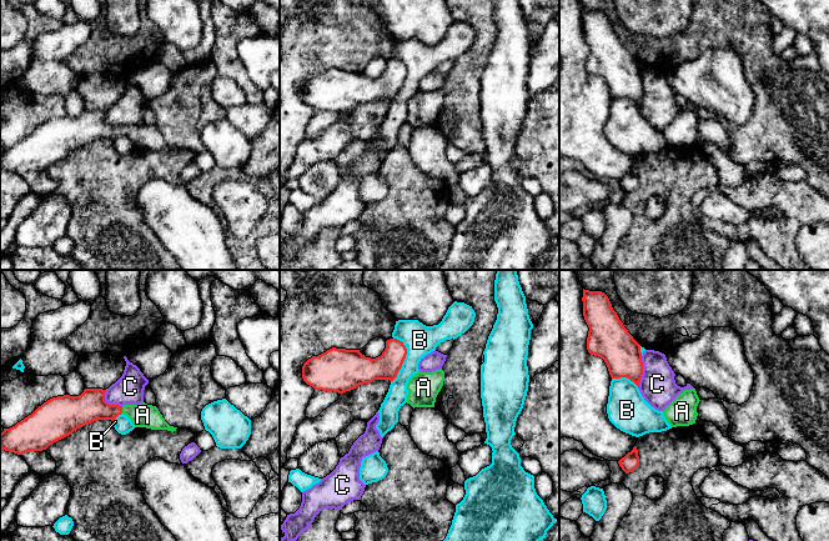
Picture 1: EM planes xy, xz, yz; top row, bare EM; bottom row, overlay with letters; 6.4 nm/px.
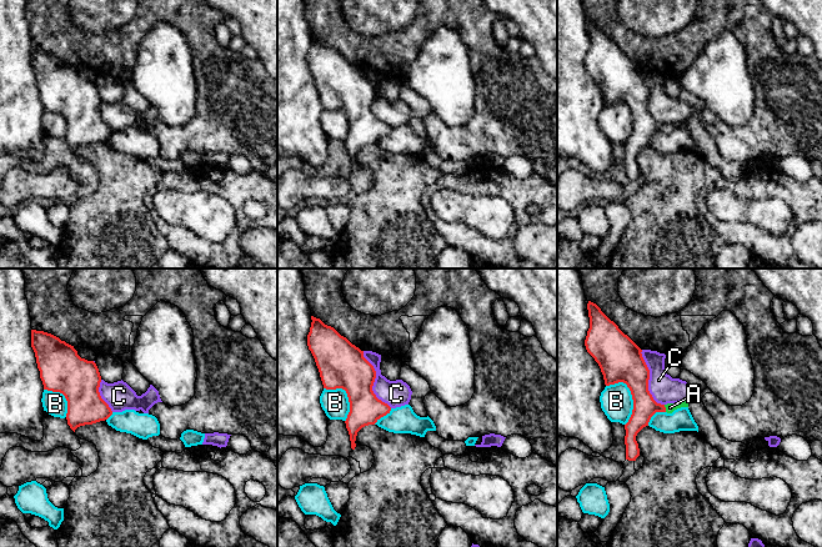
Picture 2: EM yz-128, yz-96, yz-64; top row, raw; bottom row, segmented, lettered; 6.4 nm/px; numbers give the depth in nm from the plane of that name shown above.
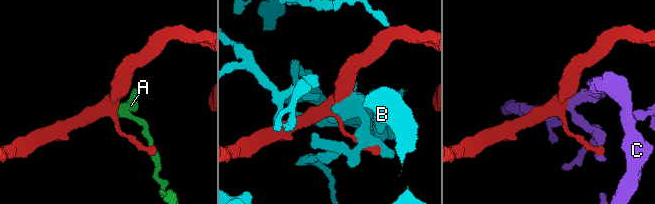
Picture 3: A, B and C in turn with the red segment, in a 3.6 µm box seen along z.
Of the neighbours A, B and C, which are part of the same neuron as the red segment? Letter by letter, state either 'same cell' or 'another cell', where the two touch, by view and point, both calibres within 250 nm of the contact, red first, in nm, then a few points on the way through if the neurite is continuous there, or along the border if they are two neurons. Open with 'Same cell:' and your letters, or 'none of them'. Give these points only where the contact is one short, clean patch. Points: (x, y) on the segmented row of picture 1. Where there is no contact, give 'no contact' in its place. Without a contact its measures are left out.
Same cell: A
A: same cell; meets red in xy at (121, 410); 200 nm thick on the red side, 160 nm on the other; runs through xy (89, 406), (100, 410), (121, 410), (130, 410), (142, 415)
B: another cell; meets red in xz at (405, 357); 160 nm thick on the red side, 200 nm on the other
C: another cell; meets red in yz at (642, 371); 240 nm thick on the red side, 240 nm on the other

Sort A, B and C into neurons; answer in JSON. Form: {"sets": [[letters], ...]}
{"sets": [["A"], ["B"], ["C"]]}

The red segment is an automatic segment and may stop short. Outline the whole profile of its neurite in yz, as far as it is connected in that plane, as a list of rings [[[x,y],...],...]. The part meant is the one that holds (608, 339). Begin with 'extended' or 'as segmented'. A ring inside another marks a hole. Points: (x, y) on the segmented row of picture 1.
as segmented; [[[583,289],[582,301],[589,327],[588,352],[604,360],[612,379],[627,377],[639,389],[643,375],[640,345],[624,327],[604,292]]]

